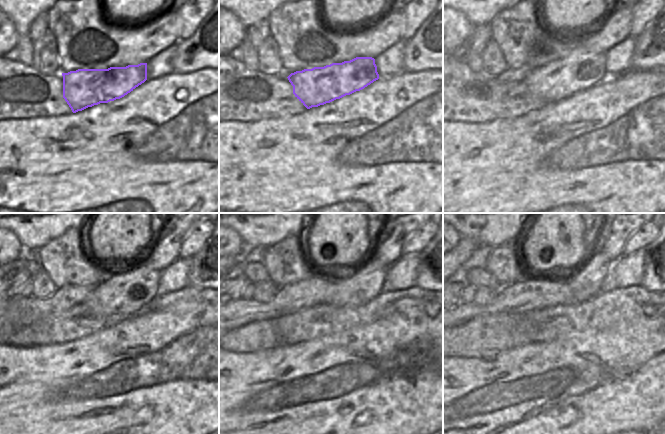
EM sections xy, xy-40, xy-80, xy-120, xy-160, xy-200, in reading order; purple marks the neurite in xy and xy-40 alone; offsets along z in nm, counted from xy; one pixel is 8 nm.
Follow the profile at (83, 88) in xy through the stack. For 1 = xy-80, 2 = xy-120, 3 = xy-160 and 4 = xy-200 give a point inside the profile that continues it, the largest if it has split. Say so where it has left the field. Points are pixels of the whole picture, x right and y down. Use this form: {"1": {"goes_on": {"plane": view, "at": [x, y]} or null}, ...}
{"1": {"goes_on": {"plane": "xy-80", "at": [559, 79]}}, "2": {"goes_on": {"plane": "xy-120", "at": [126, 294]}}, "3": {"goes_on": {"plane": "xy-160", "at": [355, 287]}}, "4": {"goes_on": {"plane": "xy-200", "at": [592, 272]}}}

